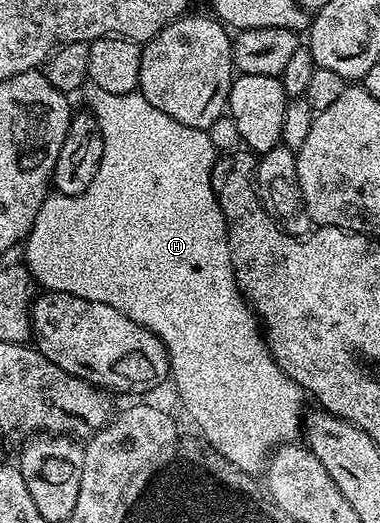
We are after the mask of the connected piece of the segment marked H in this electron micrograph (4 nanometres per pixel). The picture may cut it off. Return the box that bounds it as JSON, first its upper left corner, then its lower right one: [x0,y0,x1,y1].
[23,88,303,475]

